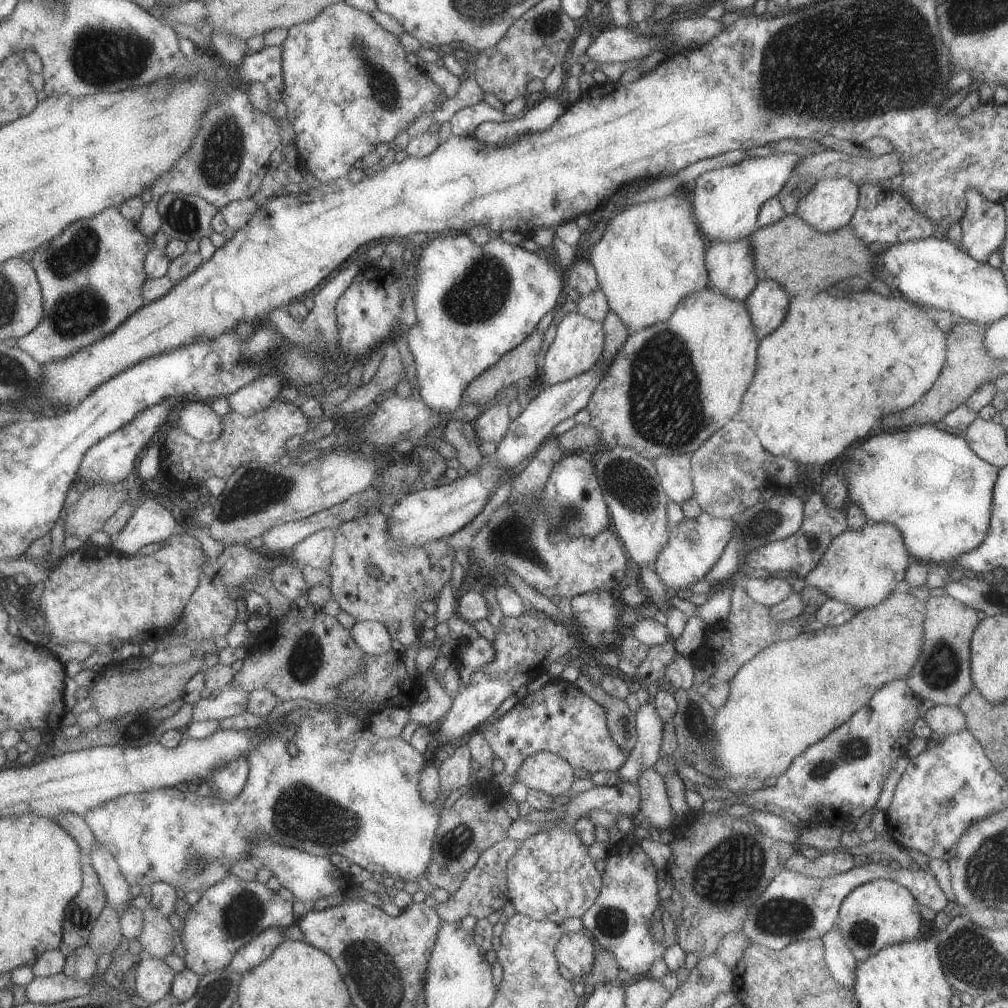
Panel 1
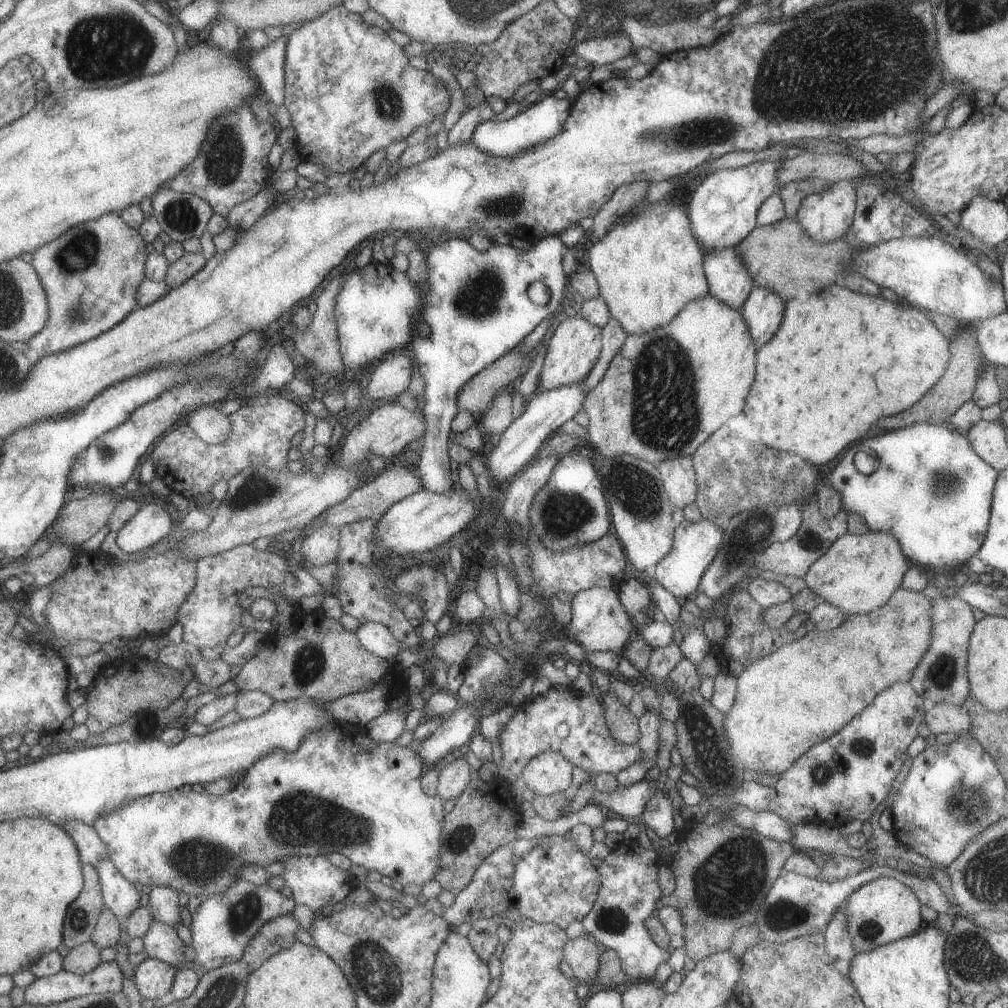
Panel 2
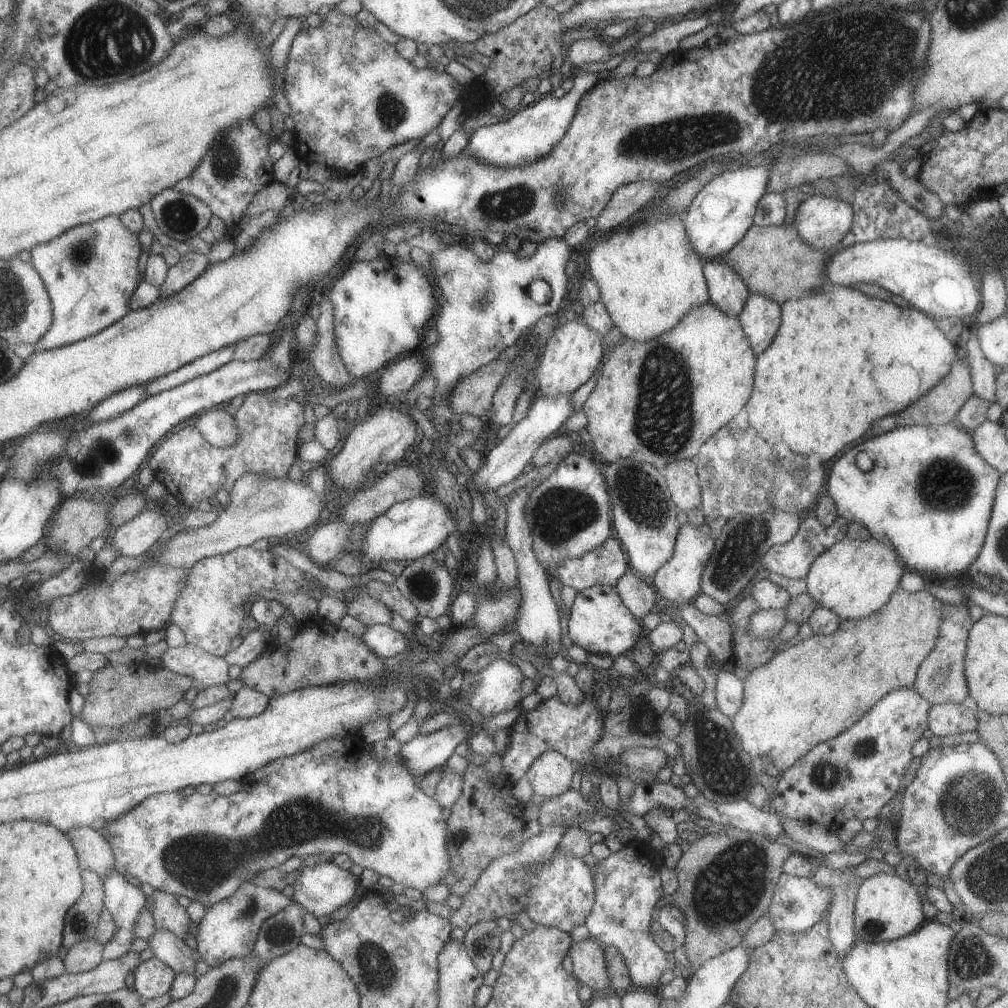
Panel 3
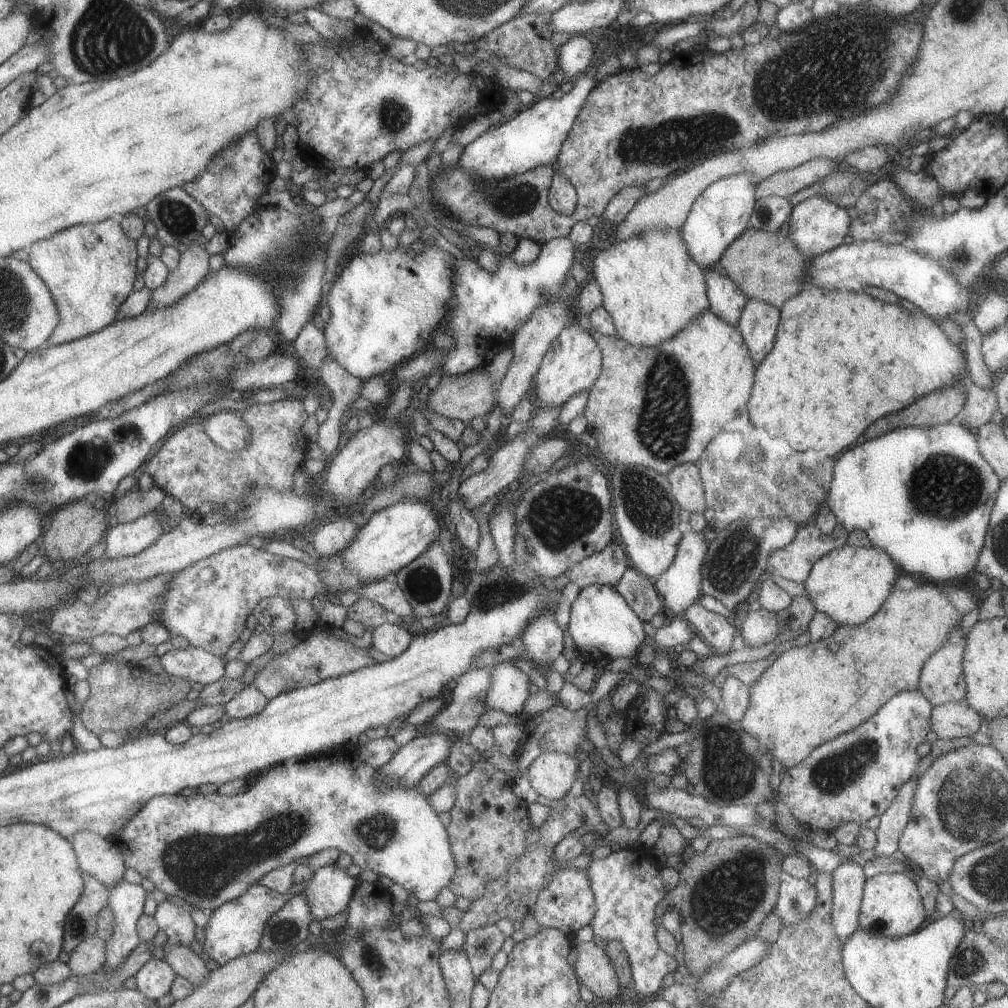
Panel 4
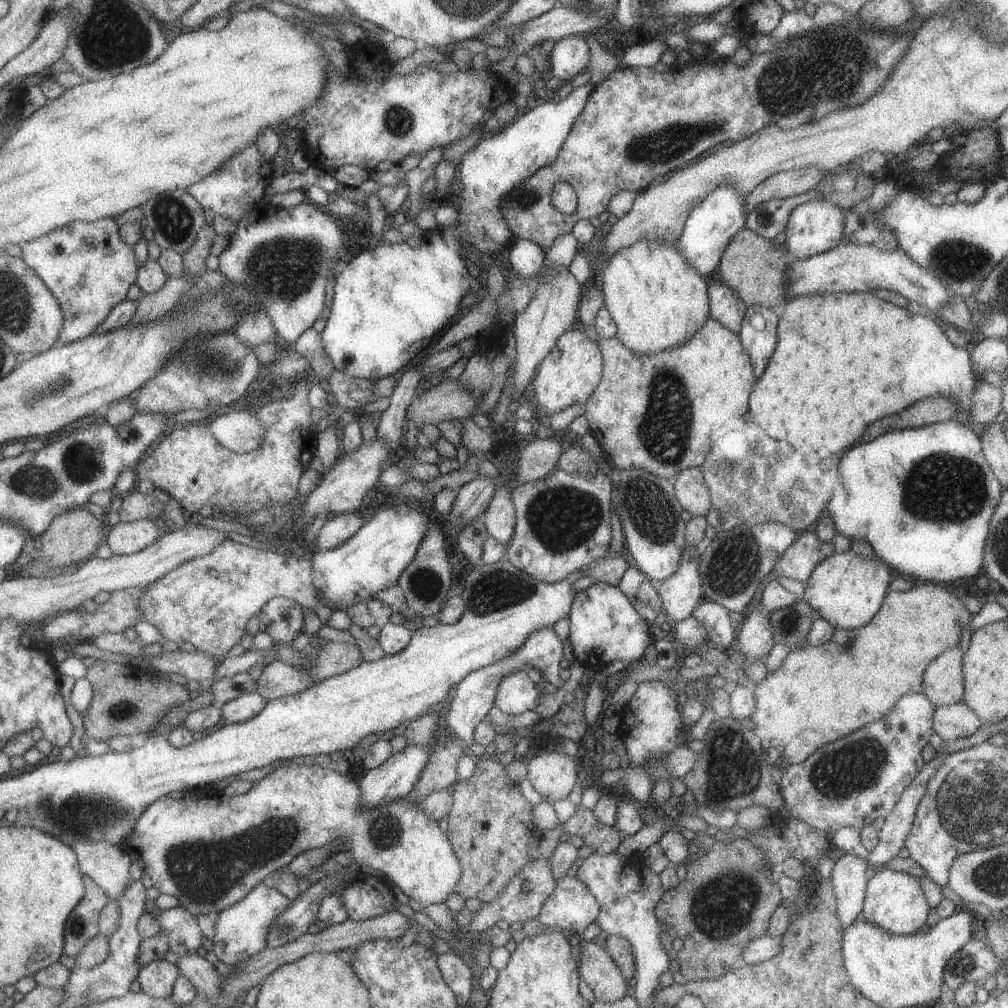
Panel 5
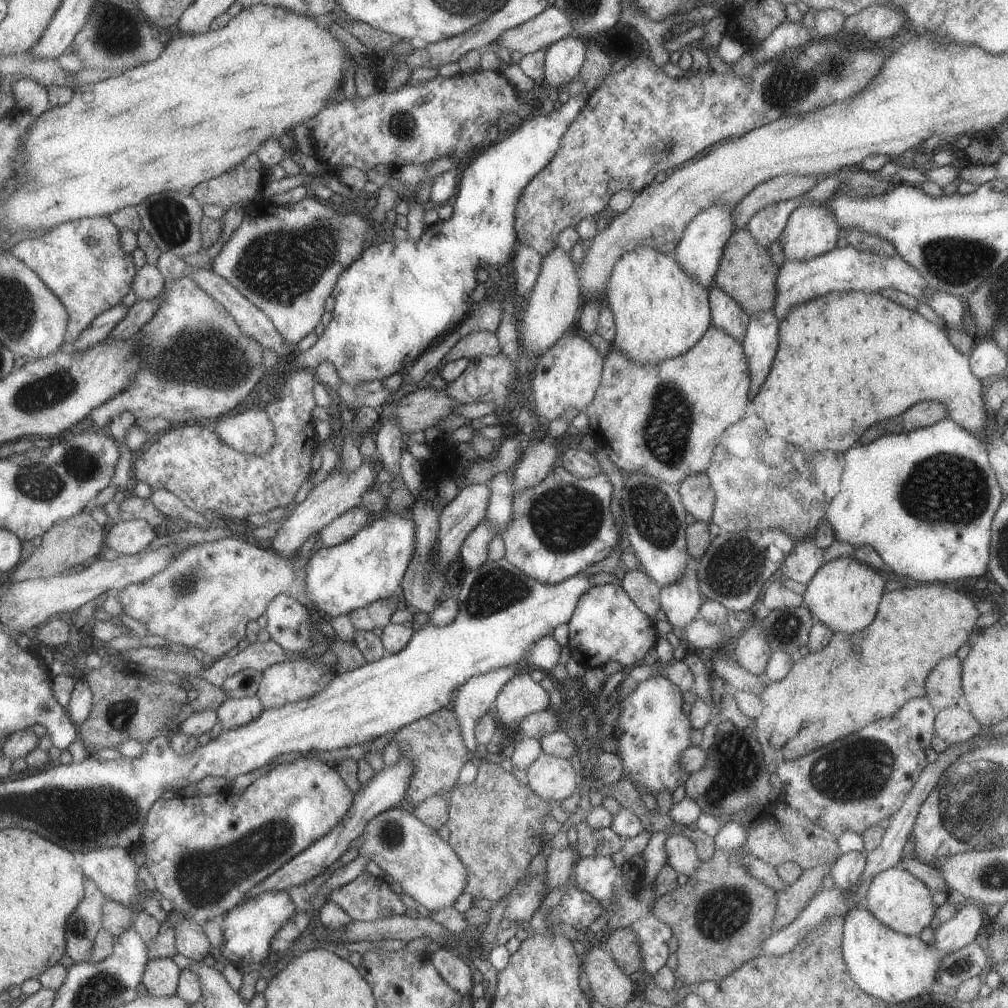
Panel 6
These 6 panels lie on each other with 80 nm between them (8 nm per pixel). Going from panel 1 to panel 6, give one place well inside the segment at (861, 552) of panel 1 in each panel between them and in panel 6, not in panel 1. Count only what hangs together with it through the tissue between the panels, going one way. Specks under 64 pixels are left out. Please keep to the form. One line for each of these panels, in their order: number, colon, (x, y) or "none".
2: (857, 573)
3: (853, 578)
4: (849, 585)
5: (845, 589)
6: (844, 594)

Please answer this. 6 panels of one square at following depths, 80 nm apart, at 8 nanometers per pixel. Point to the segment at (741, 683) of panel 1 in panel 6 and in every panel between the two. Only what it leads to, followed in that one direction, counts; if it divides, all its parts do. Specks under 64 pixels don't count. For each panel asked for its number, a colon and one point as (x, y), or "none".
2: (802, 693)
3: (807, 693)
4: (811, 693)
5: (819, 694)
6: (857, 678)

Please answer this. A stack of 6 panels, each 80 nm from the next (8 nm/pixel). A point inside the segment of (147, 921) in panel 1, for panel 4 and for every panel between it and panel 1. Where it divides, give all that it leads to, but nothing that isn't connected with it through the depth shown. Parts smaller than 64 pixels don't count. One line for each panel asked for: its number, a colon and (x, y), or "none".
2: (160, 941)
3: (172, 951)
4: (190, 966)

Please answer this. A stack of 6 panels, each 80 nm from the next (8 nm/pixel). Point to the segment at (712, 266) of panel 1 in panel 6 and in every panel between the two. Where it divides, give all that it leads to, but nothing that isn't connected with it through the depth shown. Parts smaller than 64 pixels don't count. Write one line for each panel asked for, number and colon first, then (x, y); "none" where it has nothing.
2: (727, 278)
3: (727, 292)
4: (725, 300)
5: (724, 306)
6: (725, 314)

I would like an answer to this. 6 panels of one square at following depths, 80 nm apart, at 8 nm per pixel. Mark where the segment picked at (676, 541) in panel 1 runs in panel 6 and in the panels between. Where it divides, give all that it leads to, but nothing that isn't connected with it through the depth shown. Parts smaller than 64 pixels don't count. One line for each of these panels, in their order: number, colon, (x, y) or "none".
2: (694, 545)
3: (678, 580)
4: (679, 586)
5: (679, 594)
6: (680, 600)

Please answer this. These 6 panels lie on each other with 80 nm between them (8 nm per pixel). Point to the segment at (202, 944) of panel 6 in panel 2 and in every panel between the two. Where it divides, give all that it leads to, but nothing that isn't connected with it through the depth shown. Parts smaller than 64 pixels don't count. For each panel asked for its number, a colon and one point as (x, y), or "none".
2: (163, 907)
3: (167, 914)
4: (175, 921)
5: (184, 937)

